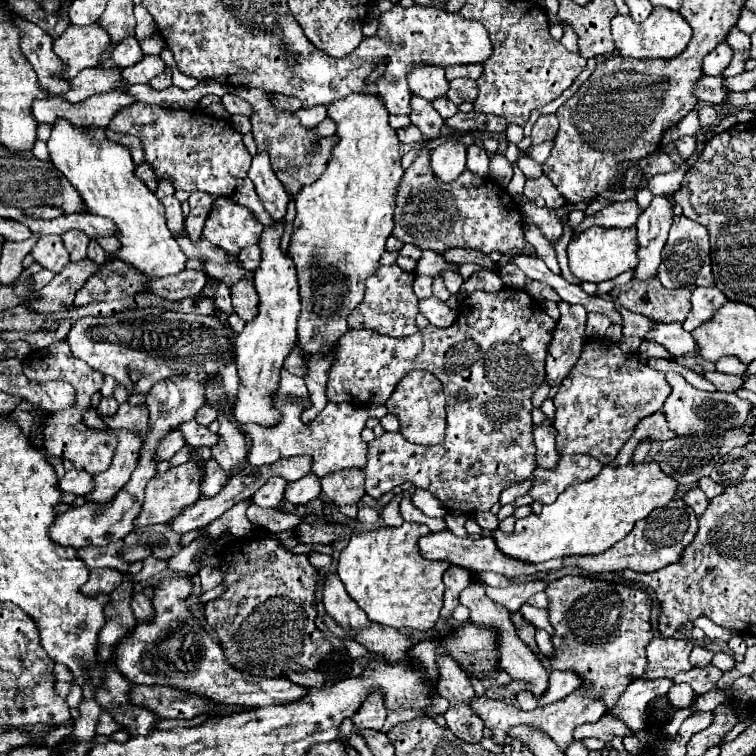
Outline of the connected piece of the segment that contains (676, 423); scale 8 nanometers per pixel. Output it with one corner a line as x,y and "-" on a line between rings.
668,372
666,380
672,388
670,396
664,402
664,416
668,420
668,426
676,436
684,434
696,434
696,432
712,432
712,430
728,430
728,428
742,428
748,418
752,418
750,408
752,404
748,400
738,398
736,394
726,392
702,392
690,386
680,374

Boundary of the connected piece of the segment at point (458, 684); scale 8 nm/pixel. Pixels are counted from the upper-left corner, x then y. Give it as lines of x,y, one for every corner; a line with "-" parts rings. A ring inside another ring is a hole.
446,654
438,656
438,660
440,660
438,692
450,704
450,708
444,714
448,728
454,732
454,736
458,736
464,742
470,742
470,744
480,742
484,722
470,708
470,702
474,698
474,688
466,672
460,672
462,668

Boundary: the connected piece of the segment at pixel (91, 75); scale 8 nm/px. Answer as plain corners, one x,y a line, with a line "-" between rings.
86,68
78,76
70,80
70,90
62,96
62,100
68,100
70,104
82,102
94,94
110,92
120,86
120,70
106,70
106,68

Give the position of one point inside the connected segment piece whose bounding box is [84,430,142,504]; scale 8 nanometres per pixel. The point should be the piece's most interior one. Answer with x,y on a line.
106,485

